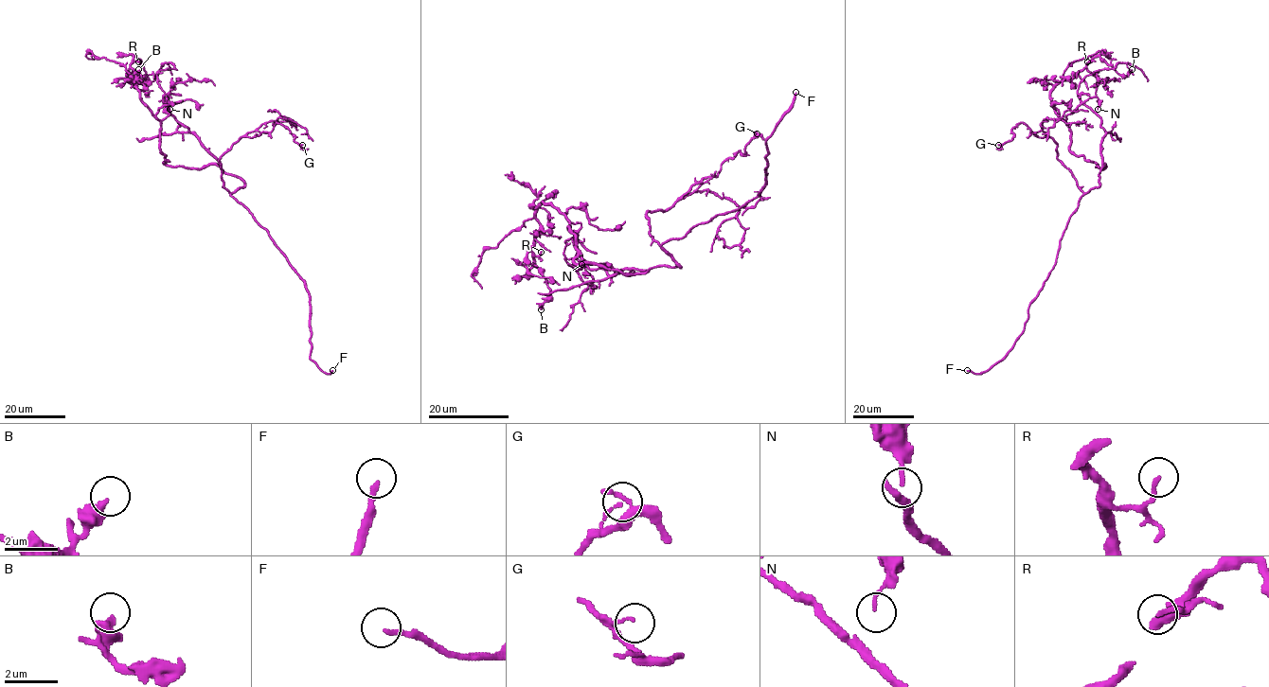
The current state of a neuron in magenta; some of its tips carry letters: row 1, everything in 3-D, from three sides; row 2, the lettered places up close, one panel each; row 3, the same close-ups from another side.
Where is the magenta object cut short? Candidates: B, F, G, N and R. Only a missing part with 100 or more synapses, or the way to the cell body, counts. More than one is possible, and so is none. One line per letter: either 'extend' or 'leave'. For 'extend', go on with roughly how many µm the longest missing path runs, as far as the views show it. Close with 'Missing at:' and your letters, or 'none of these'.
B: leave
F: extend | 30 µm
G: leave
N: leave
R: leave
Missing at: F

